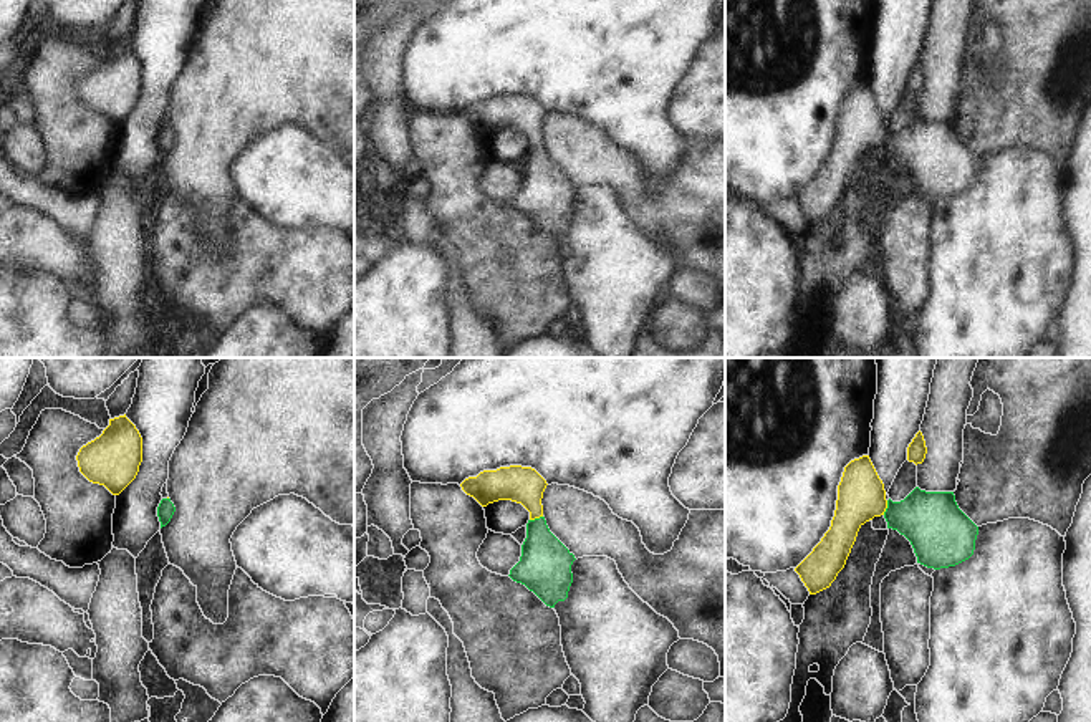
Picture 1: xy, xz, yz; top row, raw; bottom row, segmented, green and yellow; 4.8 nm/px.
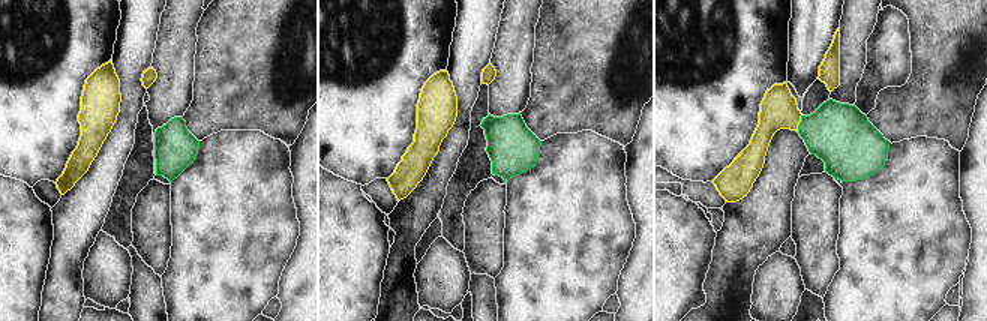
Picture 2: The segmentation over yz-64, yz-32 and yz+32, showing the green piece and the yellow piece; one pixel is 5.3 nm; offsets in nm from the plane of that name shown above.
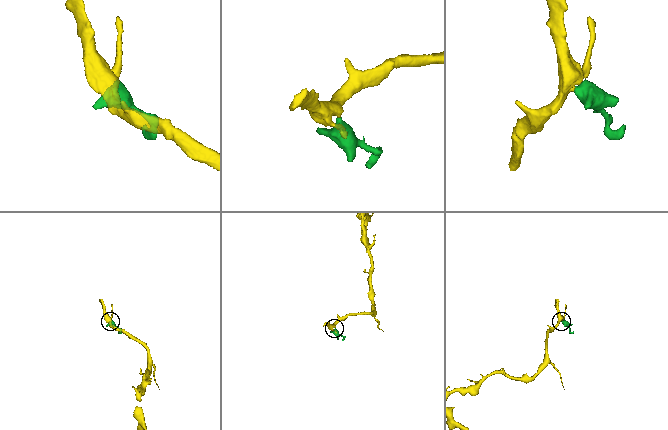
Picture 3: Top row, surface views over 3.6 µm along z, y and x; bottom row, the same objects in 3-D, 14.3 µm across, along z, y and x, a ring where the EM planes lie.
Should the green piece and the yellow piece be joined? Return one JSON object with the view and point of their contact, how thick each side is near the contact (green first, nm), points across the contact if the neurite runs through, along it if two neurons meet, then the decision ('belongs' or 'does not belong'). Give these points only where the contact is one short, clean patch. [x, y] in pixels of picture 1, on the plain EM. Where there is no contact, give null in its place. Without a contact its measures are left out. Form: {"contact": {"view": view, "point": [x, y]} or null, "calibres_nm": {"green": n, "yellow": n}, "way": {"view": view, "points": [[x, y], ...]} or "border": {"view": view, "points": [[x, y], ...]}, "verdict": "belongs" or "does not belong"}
{"contact": {"view": "yz", "point": [888, 136]}, "calibres_nm": {"green": 300, "yellow": 240}, "way": {"view": "yz", "points": [[932, 151], [899, 144], [888, 136], [876, 134], [861, 125]]}, "verdict": "belongs"}

